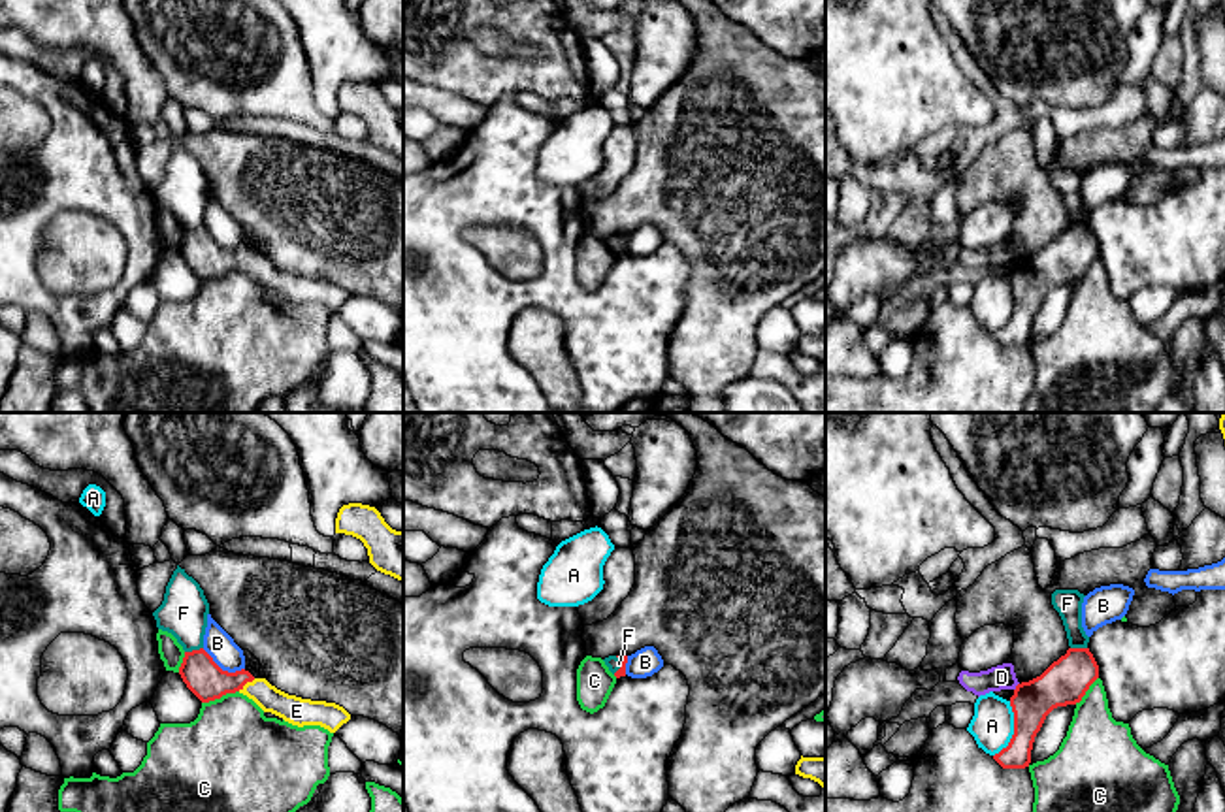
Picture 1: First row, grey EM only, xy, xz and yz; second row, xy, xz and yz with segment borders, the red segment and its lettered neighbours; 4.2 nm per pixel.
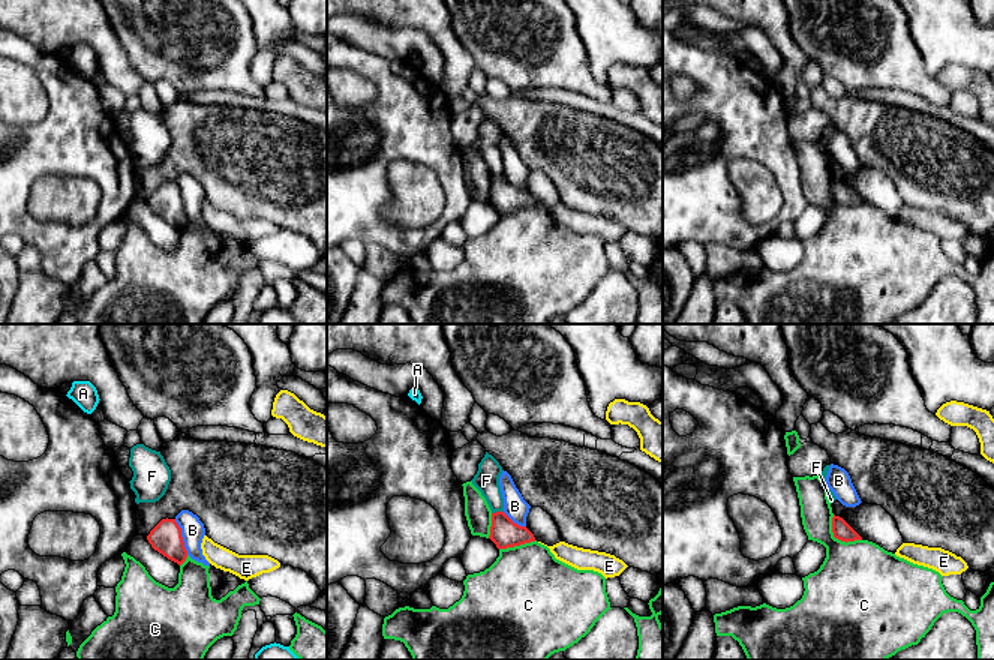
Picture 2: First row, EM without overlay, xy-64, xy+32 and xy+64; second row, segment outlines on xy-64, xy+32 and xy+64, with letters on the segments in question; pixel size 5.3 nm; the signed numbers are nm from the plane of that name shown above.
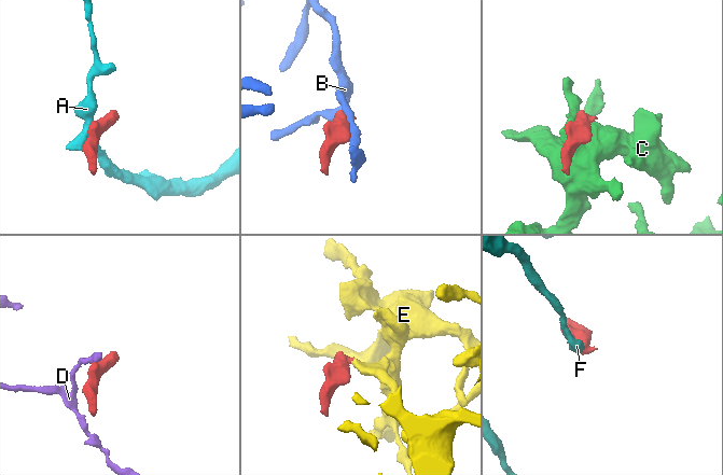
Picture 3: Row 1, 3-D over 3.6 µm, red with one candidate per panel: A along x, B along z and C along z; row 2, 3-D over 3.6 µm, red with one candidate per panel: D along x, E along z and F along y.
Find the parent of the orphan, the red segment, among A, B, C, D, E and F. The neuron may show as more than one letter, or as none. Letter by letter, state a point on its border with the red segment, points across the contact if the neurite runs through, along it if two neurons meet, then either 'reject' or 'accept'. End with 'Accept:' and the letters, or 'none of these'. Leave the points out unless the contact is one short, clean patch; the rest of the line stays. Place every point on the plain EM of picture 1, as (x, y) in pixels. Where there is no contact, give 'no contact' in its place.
A: contact yz (1014, 308); reject
B: contact xy (221, 247); reject
C: contact xy (219, 276); reject
D: contact yz (1016, 264); border yz (1018, 260), (1014, 268); reject
E: contact xy (245, 260); way xy (200, 251), (210, 260), (245, 260), (270, 277), (296, 289); accept
F: contact xy (193, 228); border xy (202, 225), (185, 230); reject
Accept: E

